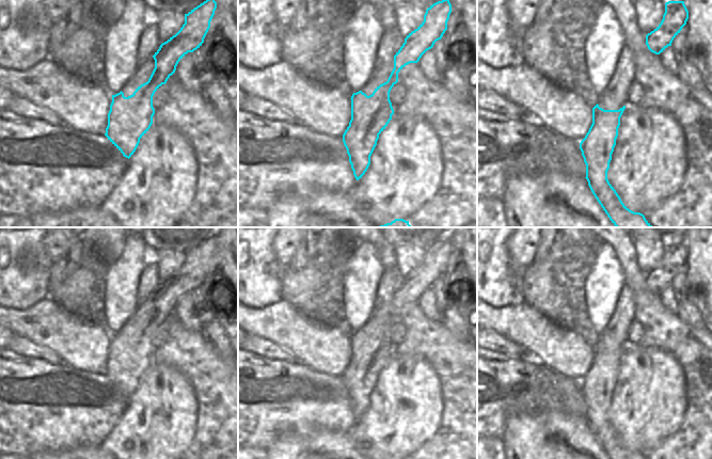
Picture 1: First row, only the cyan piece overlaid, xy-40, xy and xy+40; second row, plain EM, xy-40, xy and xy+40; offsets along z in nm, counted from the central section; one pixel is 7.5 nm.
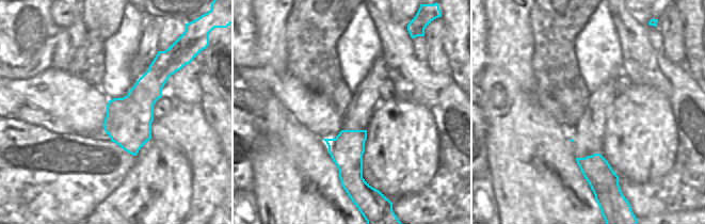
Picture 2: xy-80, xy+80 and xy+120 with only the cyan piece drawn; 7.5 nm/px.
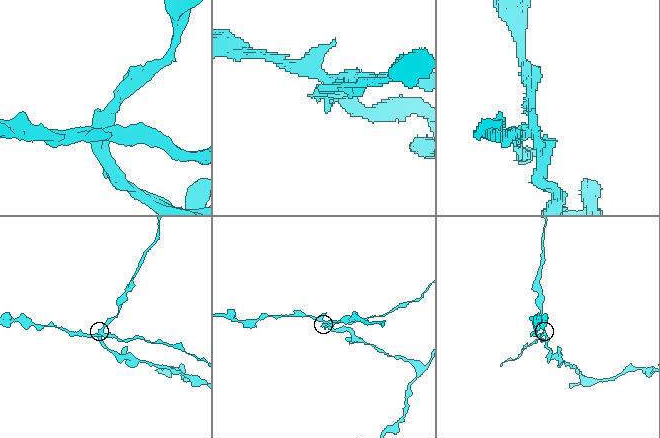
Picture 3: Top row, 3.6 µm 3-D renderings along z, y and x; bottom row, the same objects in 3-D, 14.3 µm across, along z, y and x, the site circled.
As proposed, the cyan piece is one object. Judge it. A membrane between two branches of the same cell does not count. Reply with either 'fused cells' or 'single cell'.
fused cells

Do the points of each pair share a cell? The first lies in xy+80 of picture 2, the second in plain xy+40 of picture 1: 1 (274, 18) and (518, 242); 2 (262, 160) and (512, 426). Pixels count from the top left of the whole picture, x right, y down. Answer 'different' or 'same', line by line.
1: same
2: same

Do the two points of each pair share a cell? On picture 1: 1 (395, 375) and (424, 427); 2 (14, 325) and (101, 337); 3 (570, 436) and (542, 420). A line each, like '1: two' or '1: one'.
1: one
2: one
3: one

